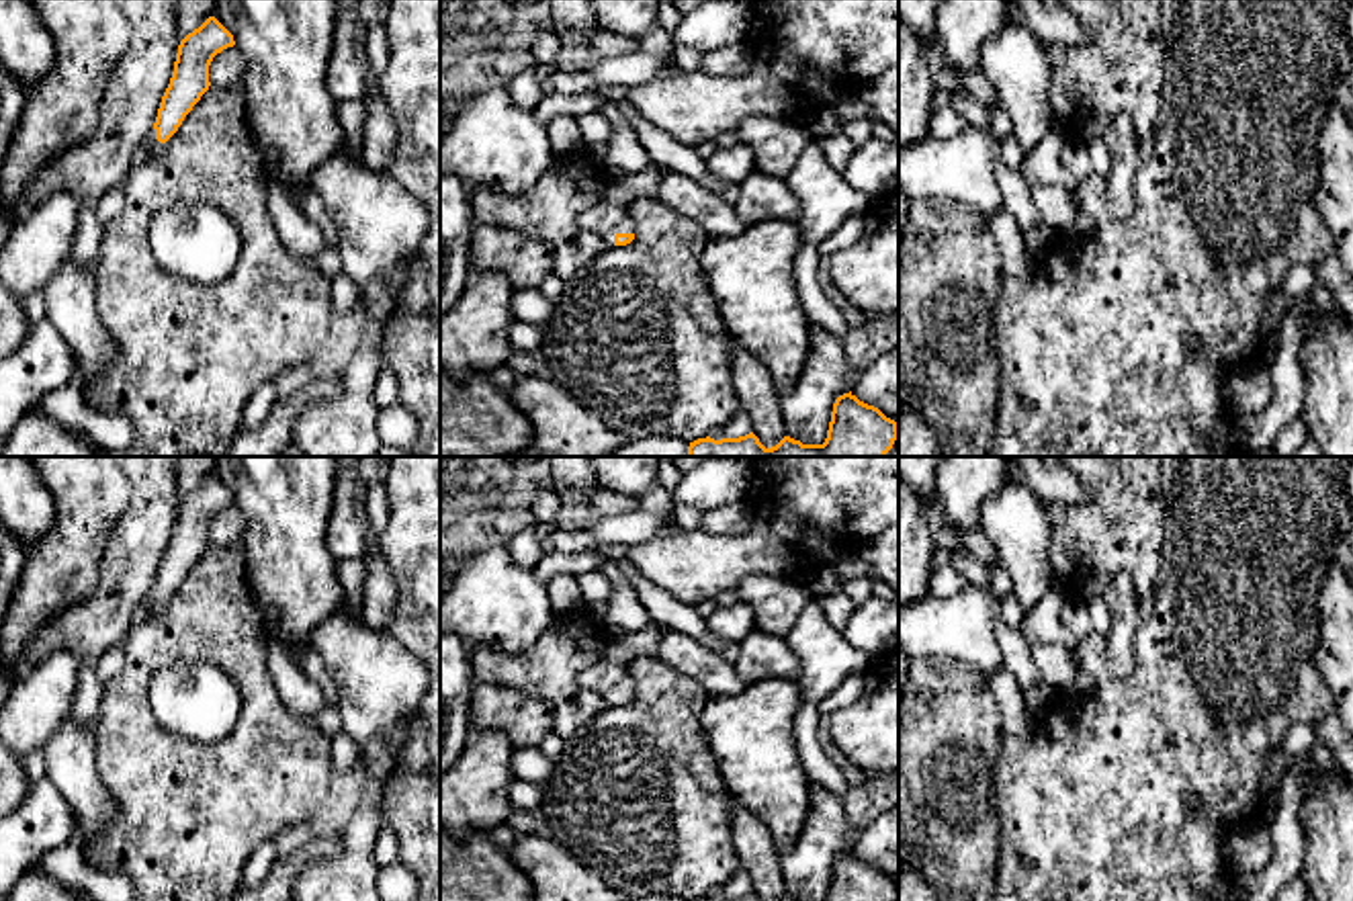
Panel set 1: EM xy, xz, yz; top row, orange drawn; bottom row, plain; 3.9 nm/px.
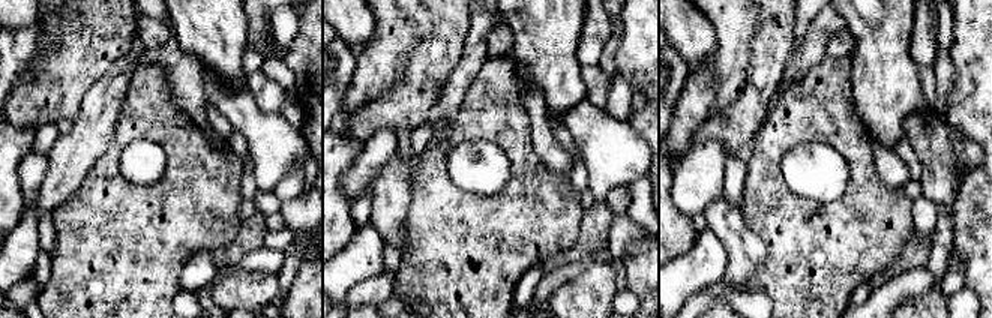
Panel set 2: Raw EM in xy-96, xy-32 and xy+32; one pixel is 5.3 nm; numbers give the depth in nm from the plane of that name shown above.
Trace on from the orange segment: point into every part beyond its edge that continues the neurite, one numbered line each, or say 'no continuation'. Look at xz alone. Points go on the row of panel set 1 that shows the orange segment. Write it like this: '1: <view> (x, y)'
1: xz (606, 220)

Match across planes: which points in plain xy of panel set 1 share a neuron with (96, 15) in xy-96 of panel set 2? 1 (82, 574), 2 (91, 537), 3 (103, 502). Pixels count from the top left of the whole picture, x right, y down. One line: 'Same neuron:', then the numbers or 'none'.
Same neuron: none

